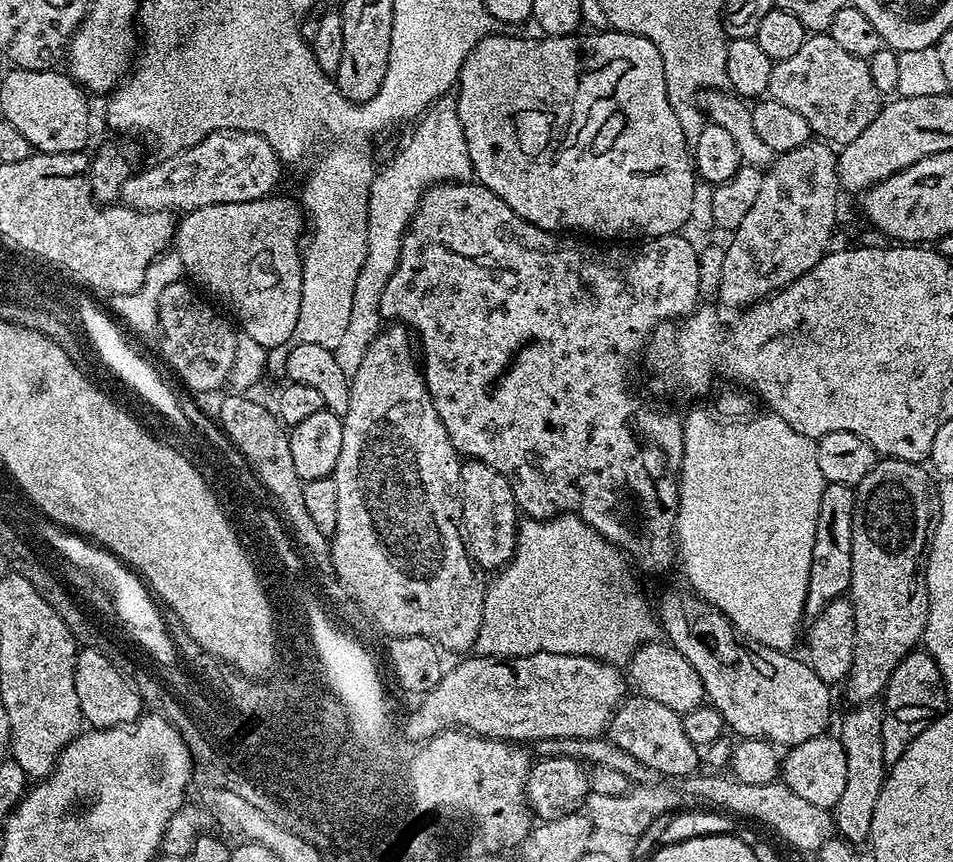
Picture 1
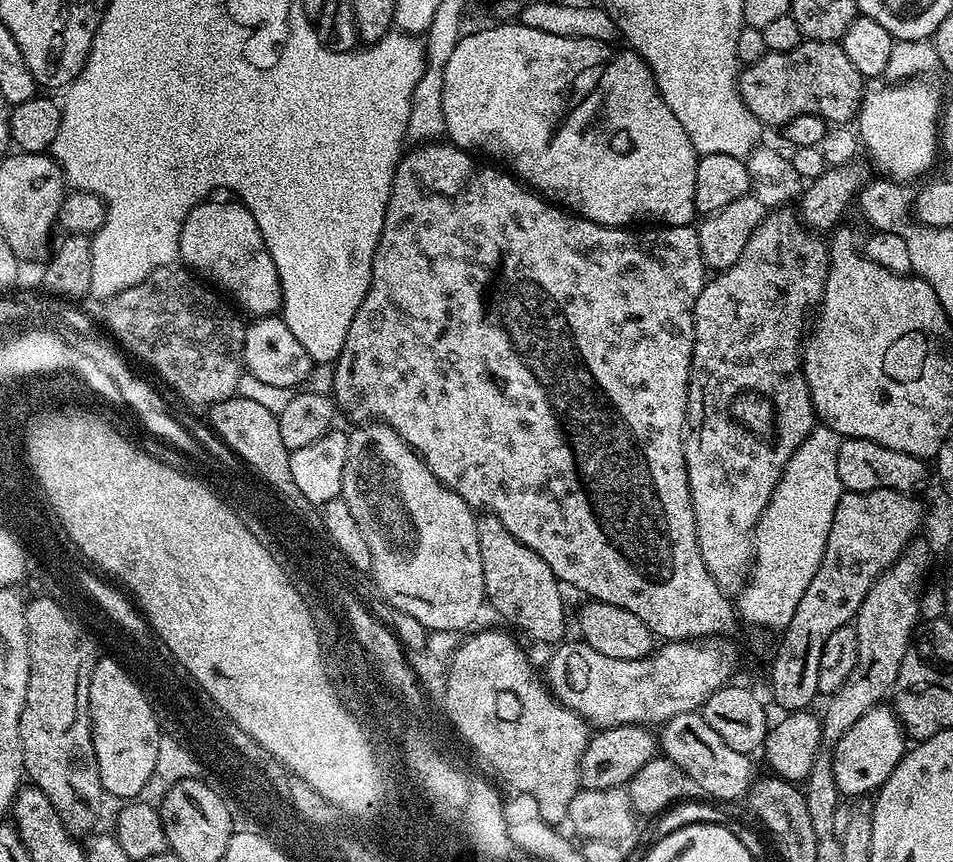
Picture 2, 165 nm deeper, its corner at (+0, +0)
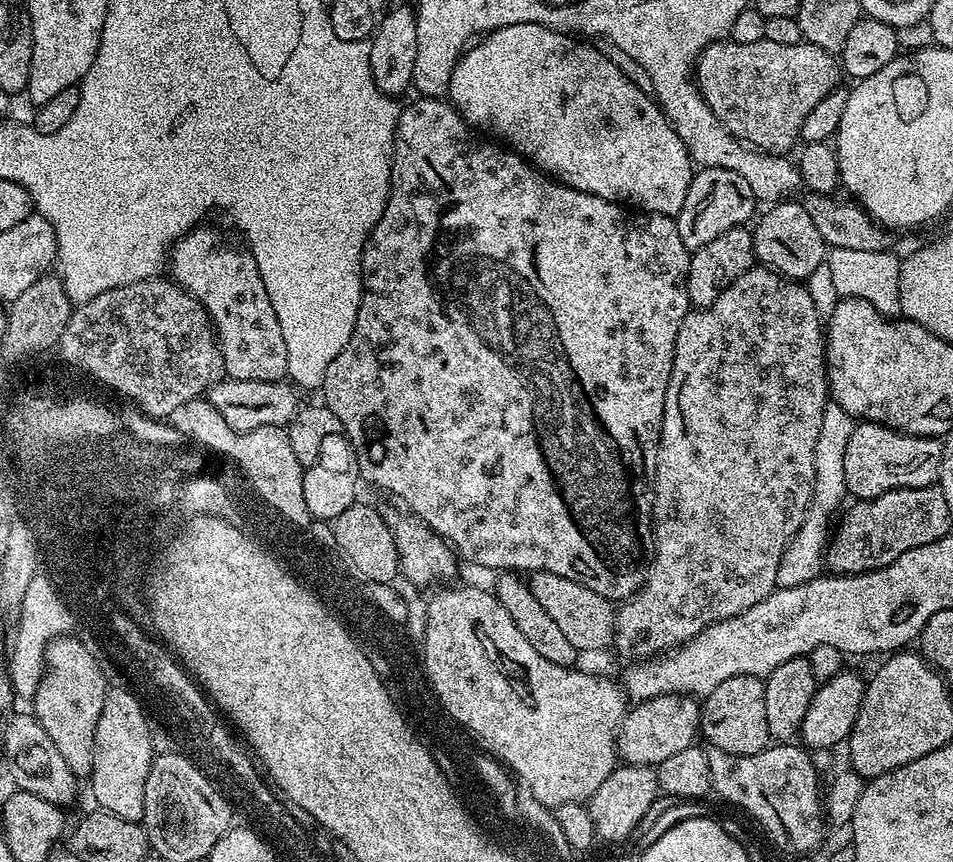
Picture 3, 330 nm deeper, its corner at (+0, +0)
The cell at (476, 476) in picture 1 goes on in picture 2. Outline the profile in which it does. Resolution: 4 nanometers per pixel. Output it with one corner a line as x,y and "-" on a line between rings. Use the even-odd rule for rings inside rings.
484,514
477,519
478,550
482,550
482,574
484,575
484,595
487,603
504,620
509,620
516,628
521,628
540,644
556,646
564,636
564,600
560,597
562,585
555,574
502,522
498,517

